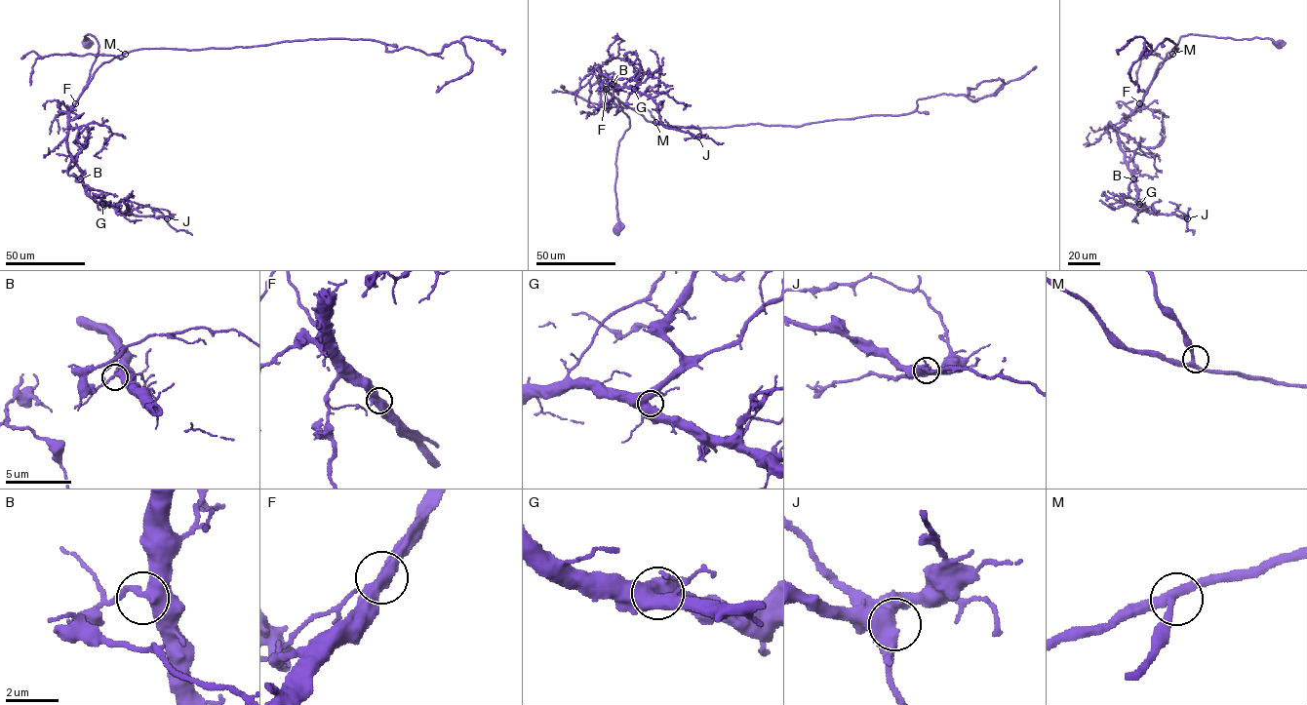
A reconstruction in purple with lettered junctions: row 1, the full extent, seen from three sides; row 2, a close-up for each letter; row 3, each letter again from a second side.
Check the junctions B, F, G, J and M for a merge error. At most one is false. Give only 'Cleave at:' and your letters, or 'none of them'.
Cleave at: none of them

